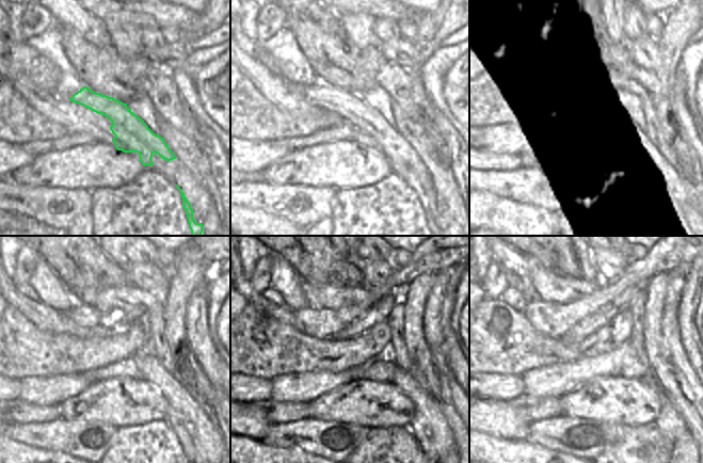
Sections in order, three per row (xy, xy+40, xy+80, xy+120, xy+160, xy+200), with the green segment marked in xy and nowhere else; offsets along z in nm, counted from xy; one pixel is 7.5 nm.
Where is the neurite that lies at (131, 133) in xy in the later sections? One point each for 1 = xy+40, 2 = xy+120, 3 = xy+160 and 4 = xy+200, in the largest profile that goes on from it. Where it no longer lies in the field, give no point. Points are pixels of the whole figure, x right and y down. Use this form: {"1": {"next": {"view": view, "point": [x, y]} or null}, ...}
{"1": {"next": {"view": "xy+40", "point": [372, 130]}}, "2": {"next": {"view": "xy+120", "point": [180, 405]}}, "3": {"next": {"view": "xy+160", "point": [424, 404]}}, "4": {"next": {"view": "xy+200", "point": [667, 409]}}}

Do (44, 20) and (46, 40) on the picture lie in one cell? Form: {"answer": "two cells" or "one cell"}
{"answer": "two cells"}

